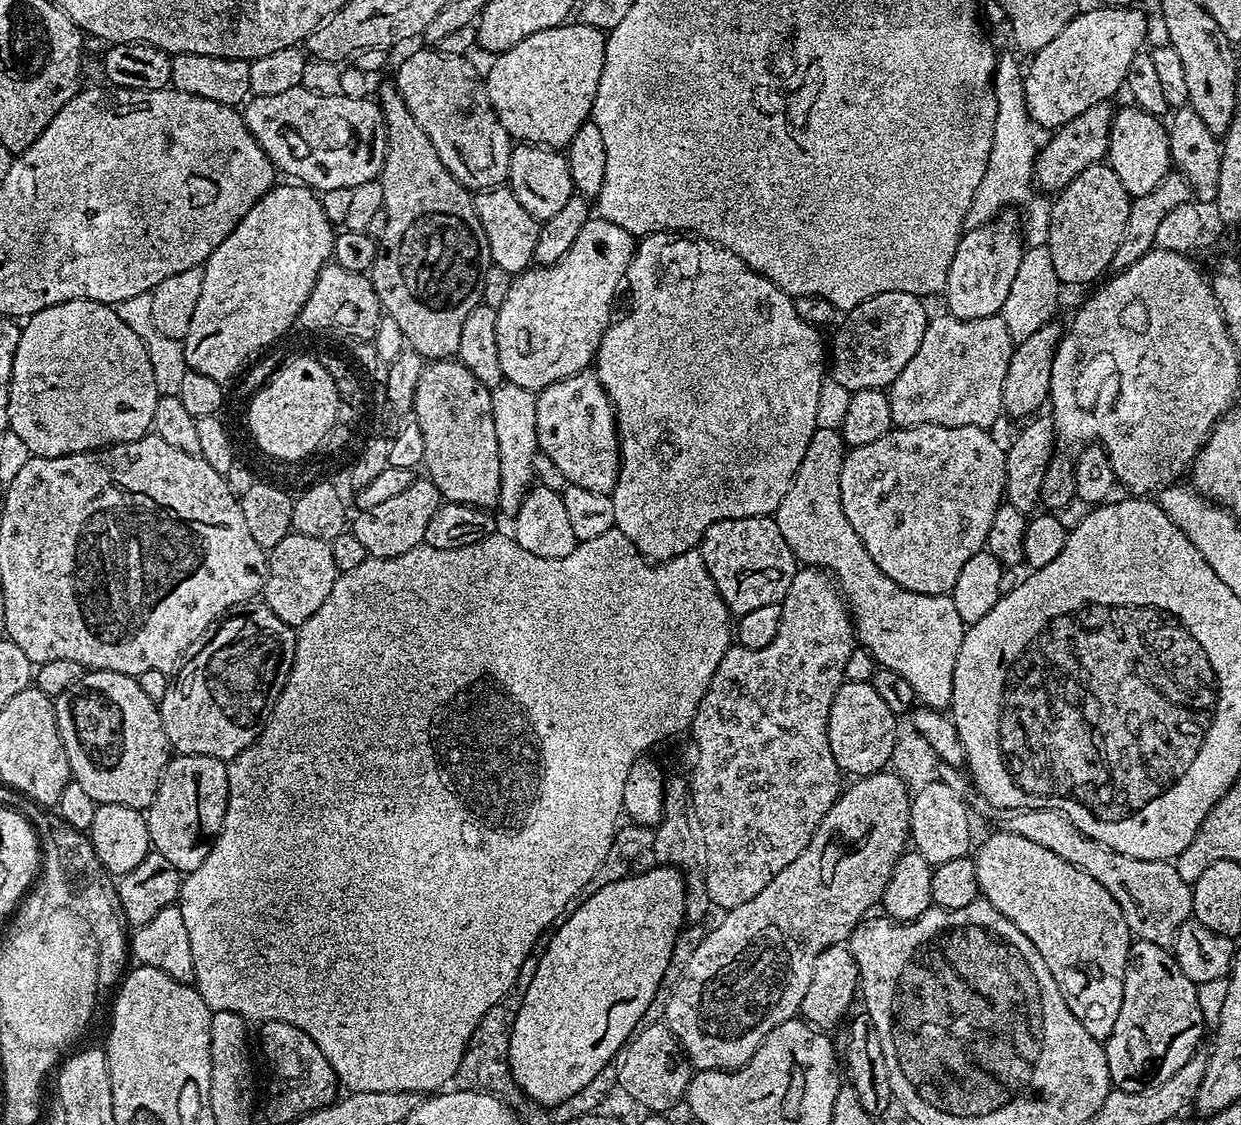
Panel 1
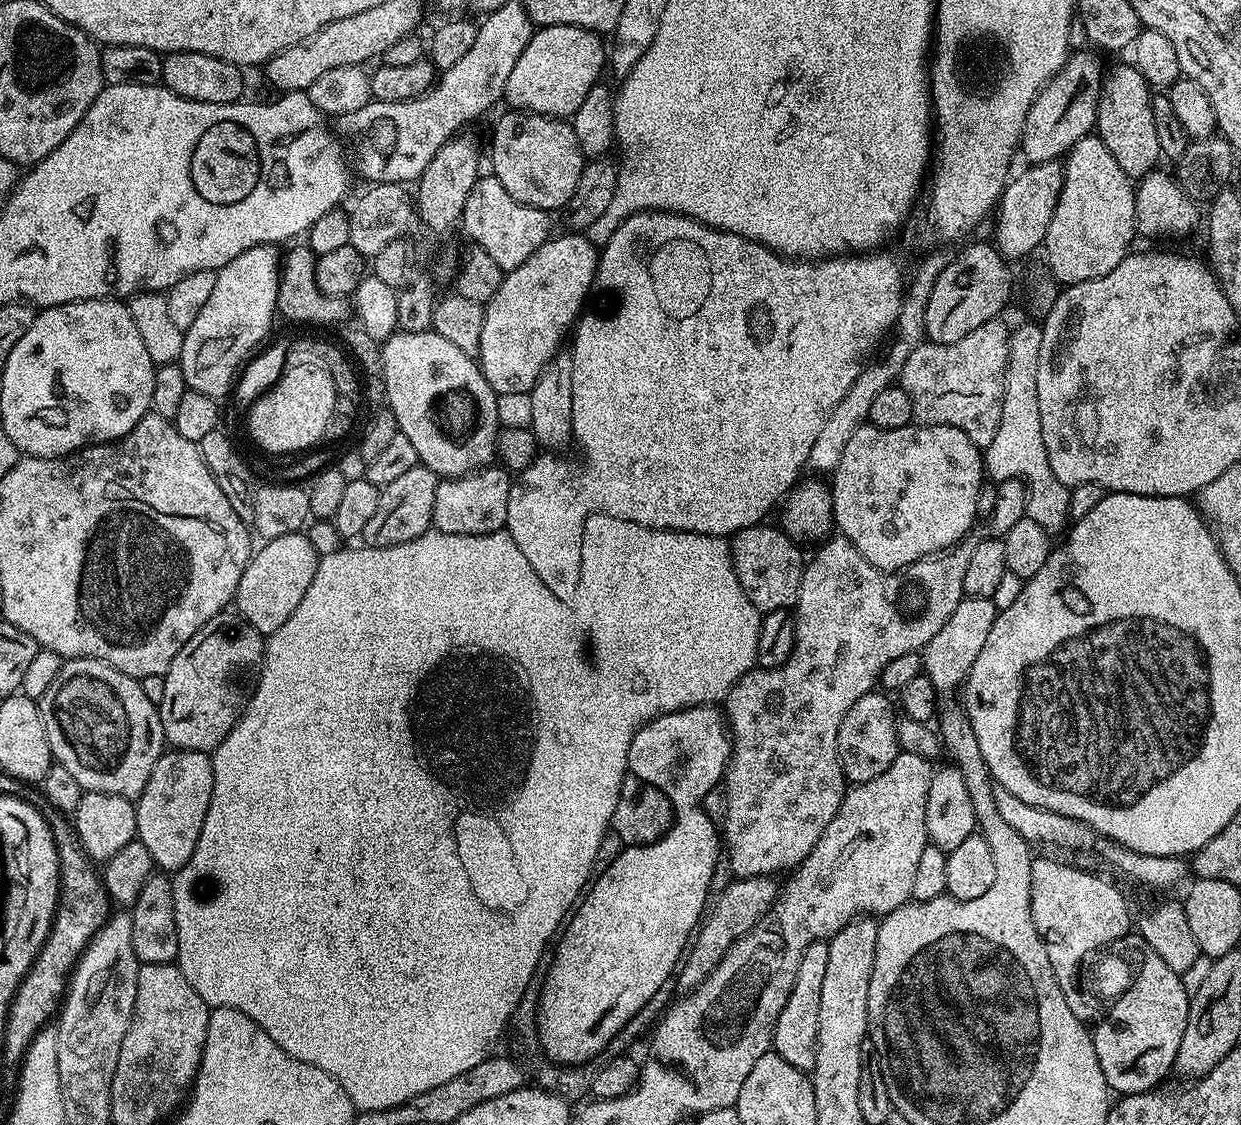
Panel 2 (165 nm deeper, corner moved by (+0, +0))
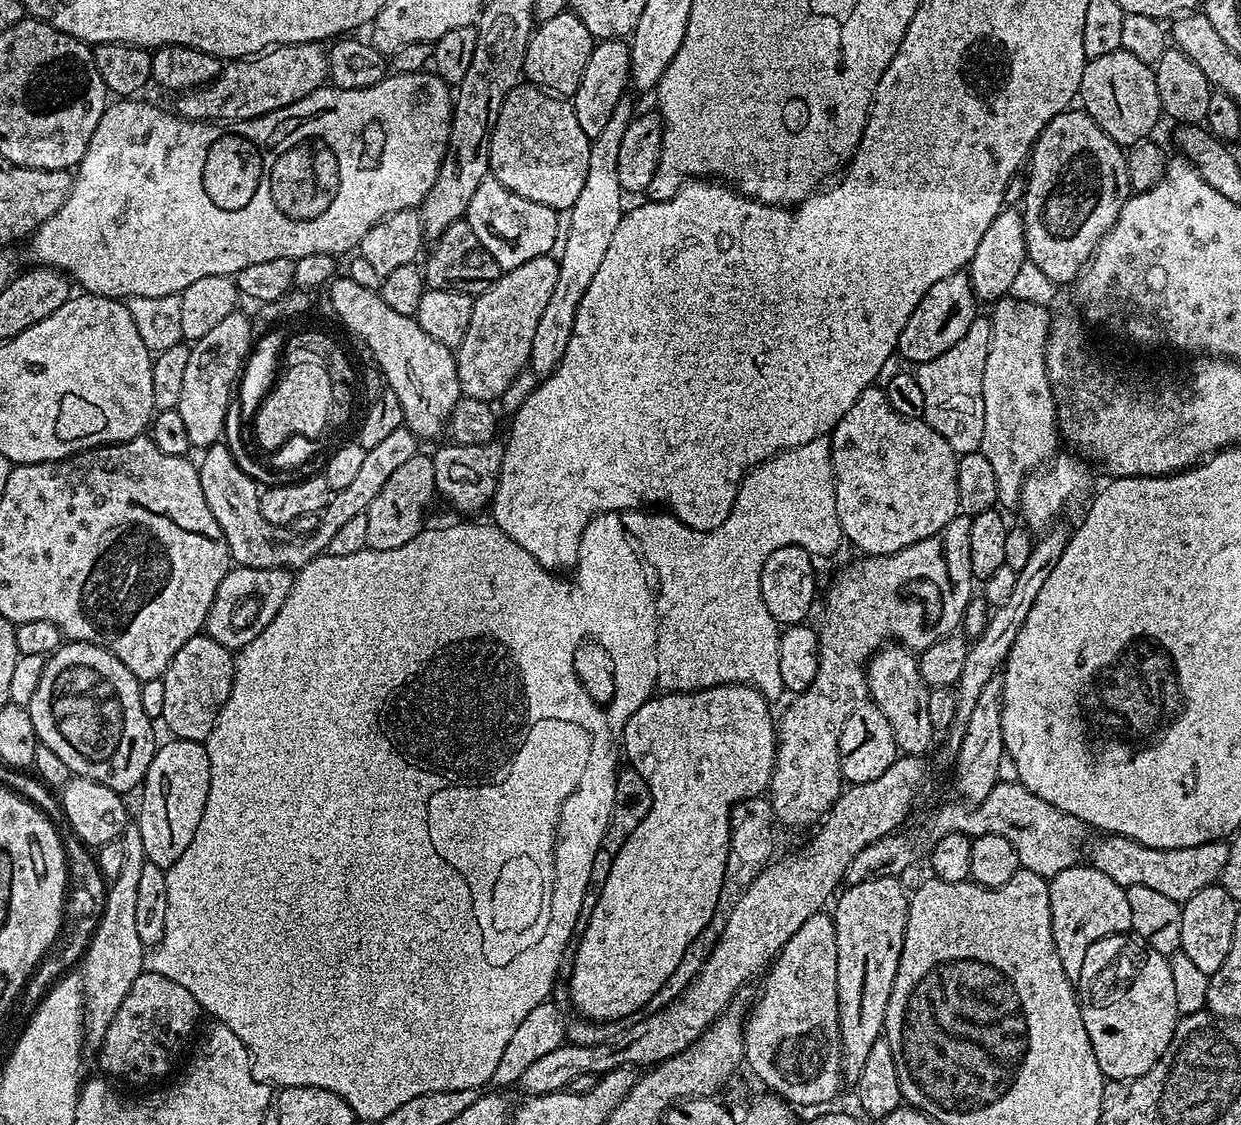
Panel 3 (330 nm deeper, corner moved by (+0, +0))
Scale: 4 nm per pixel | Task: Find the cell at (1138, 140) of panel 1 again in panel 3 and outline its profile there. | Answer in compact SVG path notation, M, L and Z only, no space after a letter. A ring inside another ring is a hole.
M1123 50L1104 54L1101 57L1094 57L1085 63L1078 100L1079 103L1084 103L1081 104L1083 111L1087 112L1090 119L1098 122L1100 129L1115 144L1121 146L1139 144L1140 141L1149 139L1153 135L1152 131L1155 130L1156 123L1162 120L1155 71L1149 65L1138 62L1138 58L1134 58L1134 54Z

